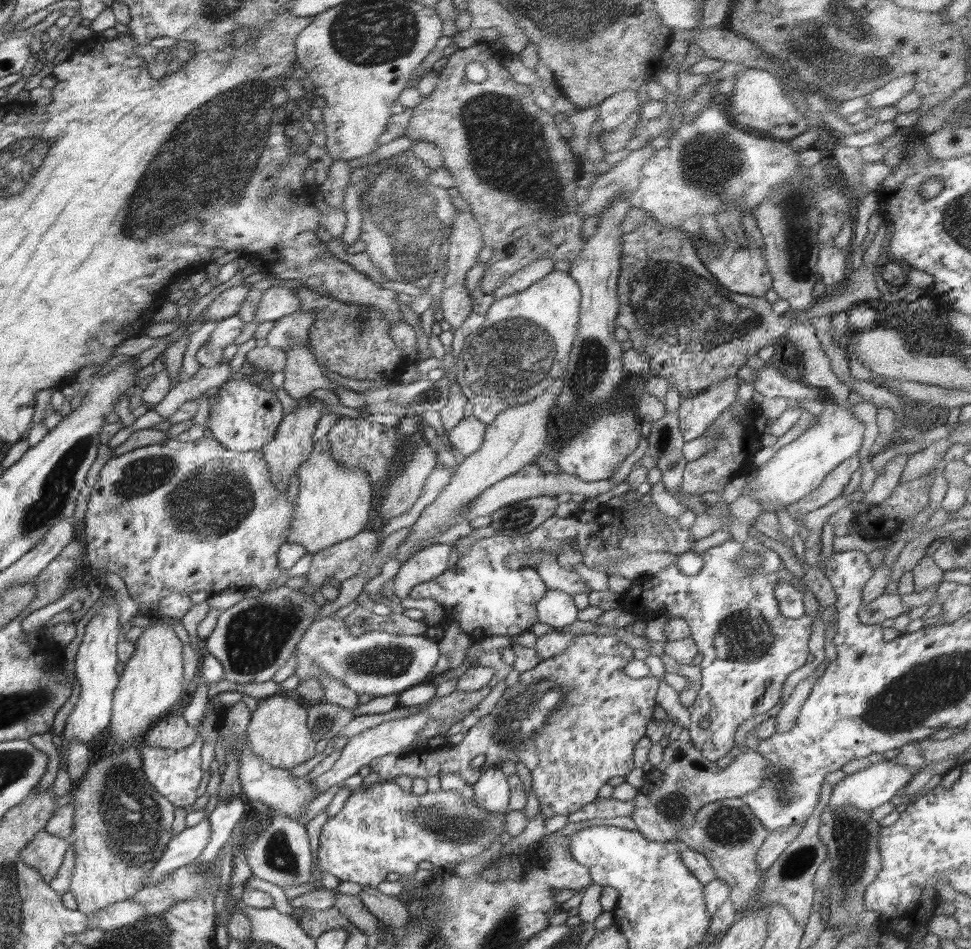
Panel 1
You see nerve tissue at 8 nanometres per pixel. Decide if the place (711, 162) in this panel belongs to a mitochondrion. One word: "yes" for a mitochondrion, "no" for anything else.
yes

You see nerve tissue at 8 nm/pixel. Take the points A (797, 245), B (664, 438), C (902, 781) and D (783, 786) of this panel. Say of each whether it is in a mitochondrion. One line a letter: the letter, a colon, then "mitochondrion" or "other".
A: mitochondrion
B: other
C: other
D: mitochondrion

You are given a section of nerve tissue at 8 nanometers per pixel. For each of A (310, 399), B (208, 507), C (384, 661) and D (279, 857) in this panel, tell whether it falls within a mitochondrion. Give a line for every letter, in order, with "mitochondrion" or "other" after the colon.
A: other
B: mitochondrion
C: mitochondrion
D: mitochondrion

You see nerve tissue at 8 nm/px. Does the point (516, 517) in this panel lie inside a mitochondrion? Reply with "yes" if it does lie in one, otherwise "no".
yes

